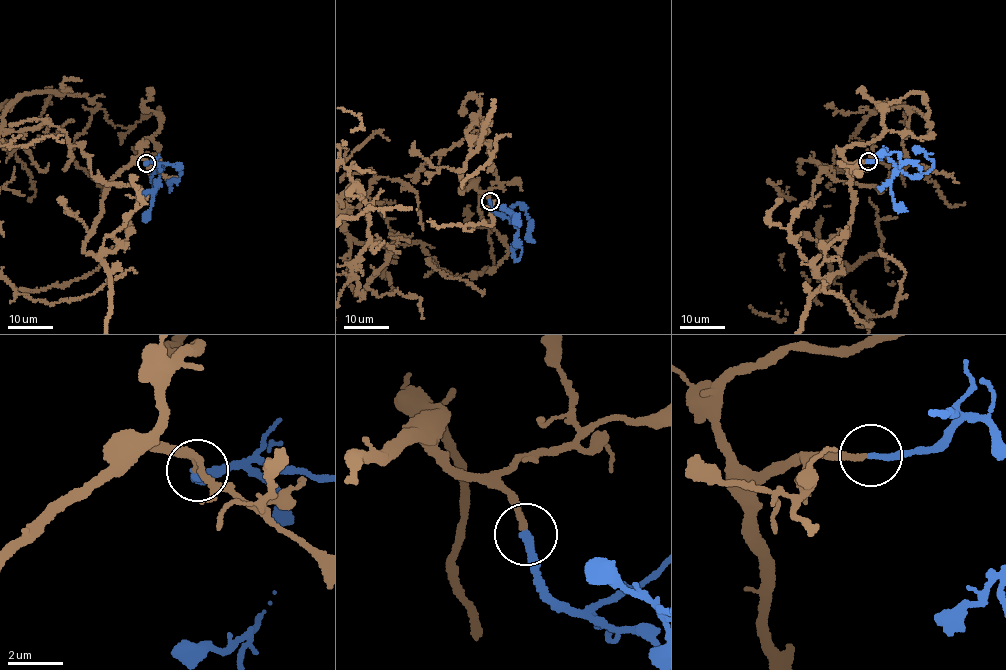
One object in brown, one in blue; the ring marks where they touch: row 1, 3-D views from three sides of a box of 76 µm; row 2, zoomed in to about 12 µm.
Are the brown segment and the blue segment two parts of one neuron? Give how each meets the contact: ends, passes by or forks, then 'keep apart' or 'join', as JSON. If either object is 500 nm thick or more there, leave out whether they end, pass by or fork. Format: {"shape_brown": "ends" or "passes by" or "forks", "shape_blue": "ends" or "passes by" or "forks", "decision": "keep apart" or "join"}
{"shape_brown": "ends", "shape_blue": "ends", "decision": "join"}

